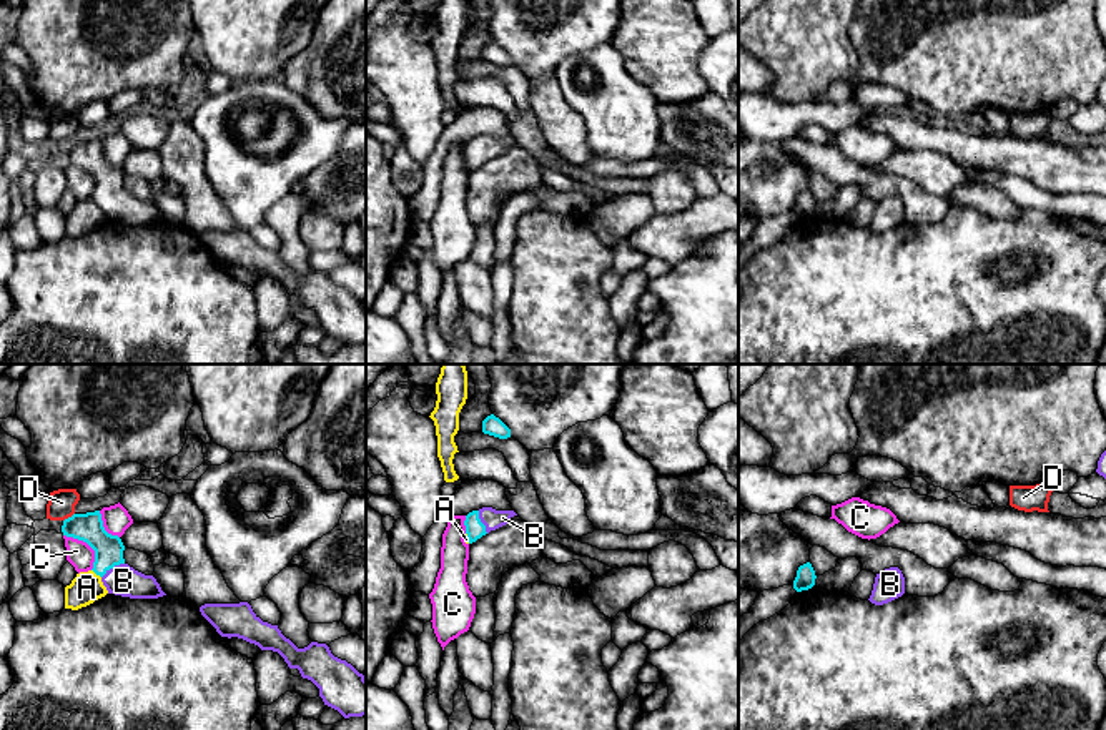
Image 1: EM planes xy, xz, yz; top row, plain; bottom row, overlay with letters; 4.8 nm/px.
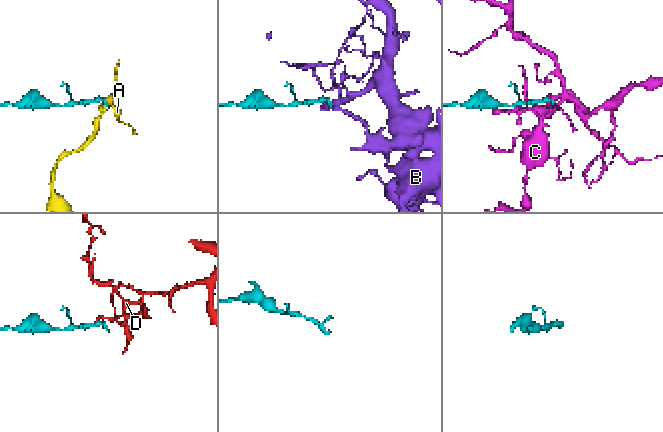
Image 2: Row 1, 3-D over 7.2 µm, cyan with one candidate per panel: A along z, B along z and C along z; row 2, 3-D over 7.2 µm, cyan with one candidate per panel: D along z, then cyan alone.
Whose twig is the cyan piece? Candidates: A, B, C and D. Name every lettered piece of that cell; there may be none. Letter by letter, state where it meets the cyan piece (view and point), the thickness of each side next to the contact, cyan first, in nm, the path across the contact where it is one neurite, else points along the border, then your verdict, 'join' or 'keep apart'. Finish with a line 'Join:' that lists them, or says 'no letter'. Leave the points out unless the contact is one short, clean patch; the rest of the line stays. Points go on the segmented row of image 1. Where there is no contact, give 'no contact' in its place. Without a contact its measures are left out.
A: xy (97, 574) | 140/150 nm | along xy (92, 569), (100, 577) | keep apart
B: xy (112, 567) | 140/150 nm | across xy (108, 549), (112, 567), (122, 579) | join
C: xy (88, 544) | 140/120 nm | along xy (64, 534), (82, 539), (93, 551), (92, 569) | keep apart
D: xy (69, 517) | 140/130 nm | along xy (74, 512), (64, 521) | keep apart
Join: B

